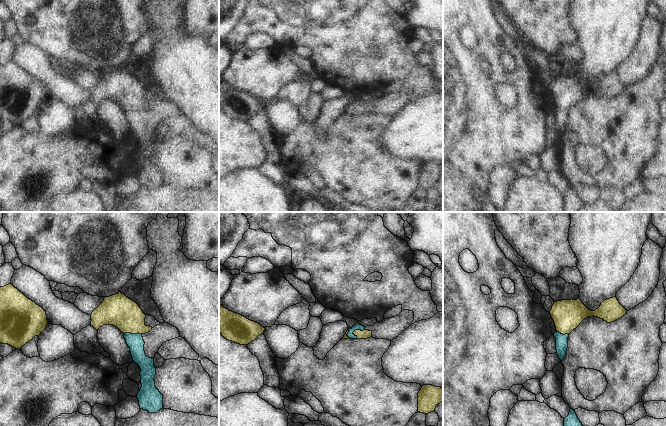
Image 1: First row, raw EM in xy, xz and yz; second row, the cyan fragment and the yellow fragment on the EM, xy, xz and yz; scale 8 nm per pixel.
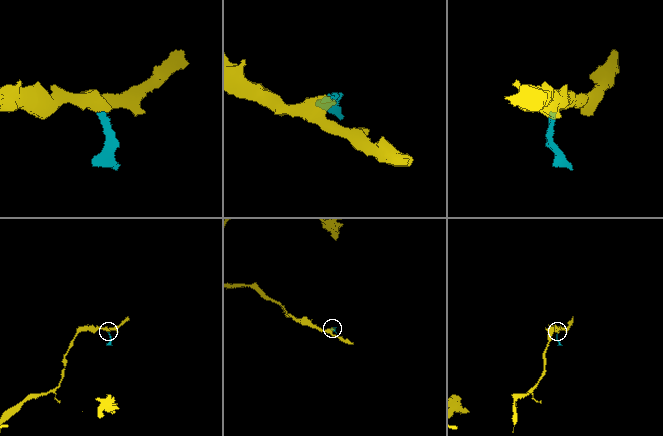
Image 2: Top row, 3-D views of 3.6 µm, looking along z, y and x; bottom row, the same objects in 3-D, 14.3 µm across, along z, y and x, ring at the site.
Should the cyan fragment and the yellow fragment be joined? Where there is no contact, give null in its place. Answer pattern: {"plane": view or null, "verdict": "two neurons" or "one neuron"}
{"plane": "xz", "verdict": "one neuron"}

